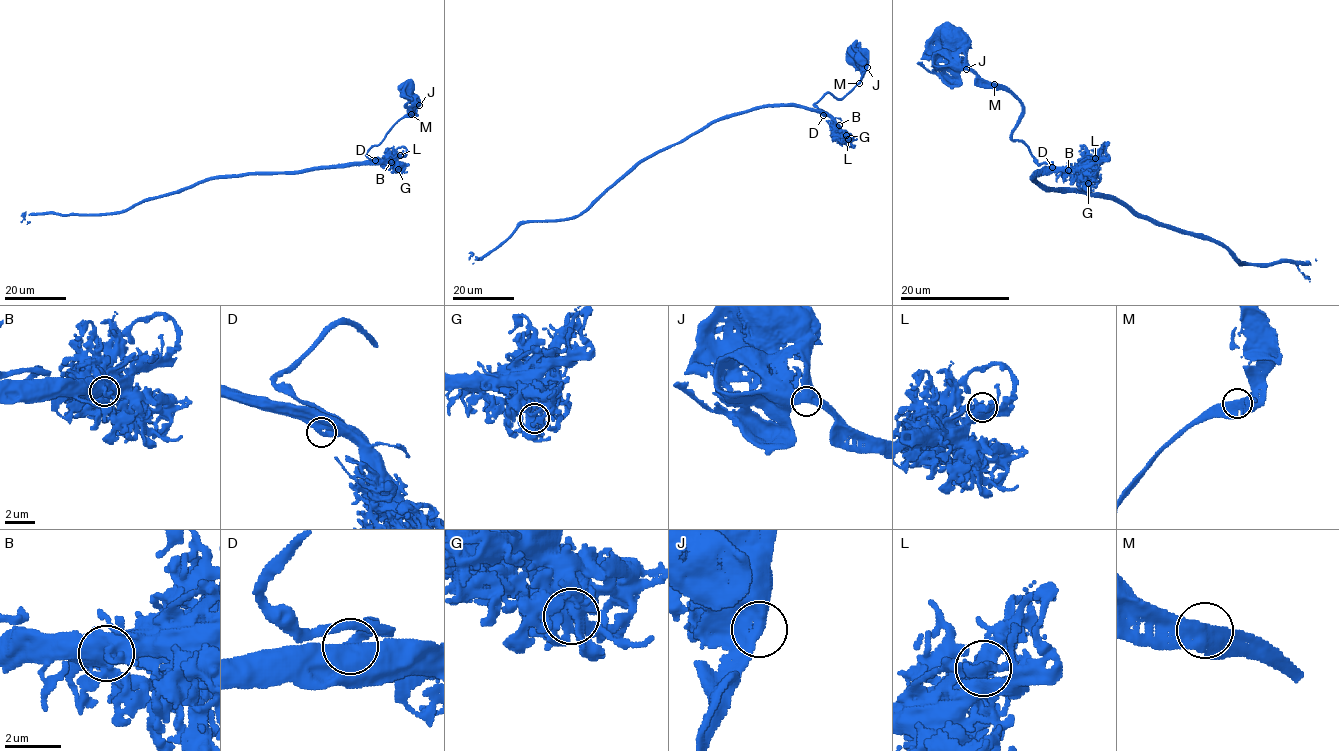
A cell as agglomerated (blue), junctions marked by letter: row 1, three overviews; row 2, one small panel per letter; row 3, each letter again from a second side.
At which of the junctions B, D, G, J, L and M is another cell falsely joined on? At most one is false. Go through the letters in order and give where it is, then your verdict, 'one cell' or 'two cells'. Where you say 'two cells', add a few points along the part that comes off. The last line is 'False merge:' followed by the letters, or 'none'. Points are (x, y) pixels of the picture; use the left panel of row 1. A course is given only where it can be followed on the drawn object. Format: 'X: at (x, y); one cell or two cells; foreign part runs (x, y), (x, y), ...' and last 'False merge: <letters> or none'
B: at (391, 162); one cell
D: at (375, 160); one cell
G: at (398, 169); one cell
J: at (419, 105); one cell
L: at (400, 155); one cell
M: at (411, 114); one cell
False merge: none

